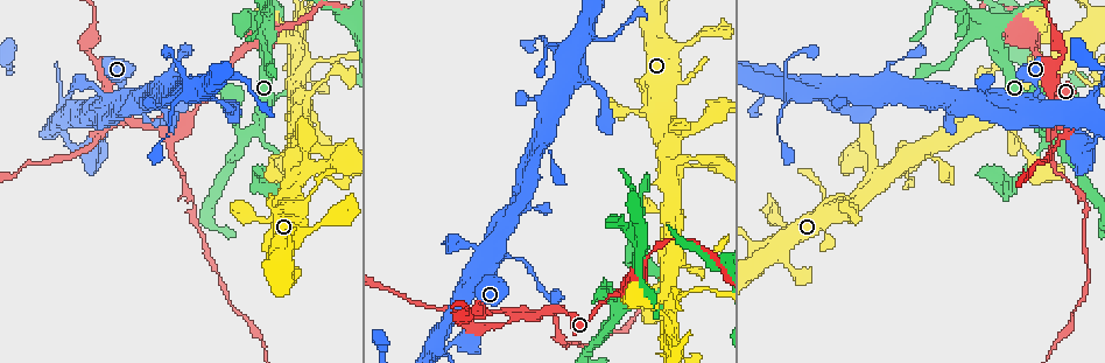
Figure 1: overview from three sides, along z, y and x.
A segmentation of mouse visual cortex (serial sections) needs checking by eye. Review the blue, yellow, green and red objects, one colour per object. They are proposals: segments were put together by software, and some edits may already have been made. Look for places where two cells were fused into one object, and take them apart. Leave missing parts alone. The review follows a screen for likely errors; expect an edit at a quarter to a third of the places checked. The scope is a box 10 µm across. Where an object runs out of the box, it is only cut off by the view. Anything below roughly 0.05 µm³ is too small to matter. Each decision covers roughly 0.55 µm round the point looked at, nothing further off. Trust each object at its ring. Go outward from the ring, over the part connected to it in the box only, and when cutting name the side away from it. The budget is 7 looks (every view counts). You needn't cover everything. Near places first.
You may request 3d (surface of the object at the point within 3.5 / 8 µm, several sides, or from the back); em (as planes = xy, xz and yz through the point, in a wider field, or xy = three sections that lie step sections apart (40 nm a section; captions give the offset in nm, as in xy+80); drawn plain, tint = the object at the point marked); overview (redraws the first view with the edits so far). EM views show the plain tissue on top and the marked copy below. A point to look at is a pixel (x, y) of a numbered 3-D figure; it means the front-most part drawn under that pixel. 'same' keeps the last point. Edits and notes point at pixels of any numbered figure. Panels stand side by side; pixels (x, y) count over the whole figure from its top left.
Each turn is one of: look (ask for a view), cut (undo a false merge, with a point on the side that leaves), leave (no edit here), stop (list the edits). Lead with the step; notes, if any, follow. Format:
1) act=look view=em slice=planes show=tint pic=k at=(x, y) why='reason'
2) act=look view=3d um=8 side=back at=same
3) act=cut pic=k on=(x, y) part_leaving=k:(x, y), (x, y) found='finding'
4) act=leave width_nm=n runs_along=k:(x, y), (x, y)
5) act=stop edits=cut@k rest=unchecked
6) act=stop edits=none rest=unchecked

act=look view=3d um=3.5 pic=1 at=(276, 29) why='sudden change in width'

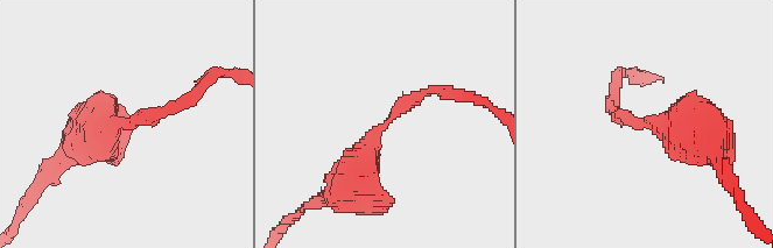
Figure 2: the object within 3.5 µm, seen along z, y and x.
act=look view=em slice=xy step=1 show=tint pic=2 at=(116, 124)

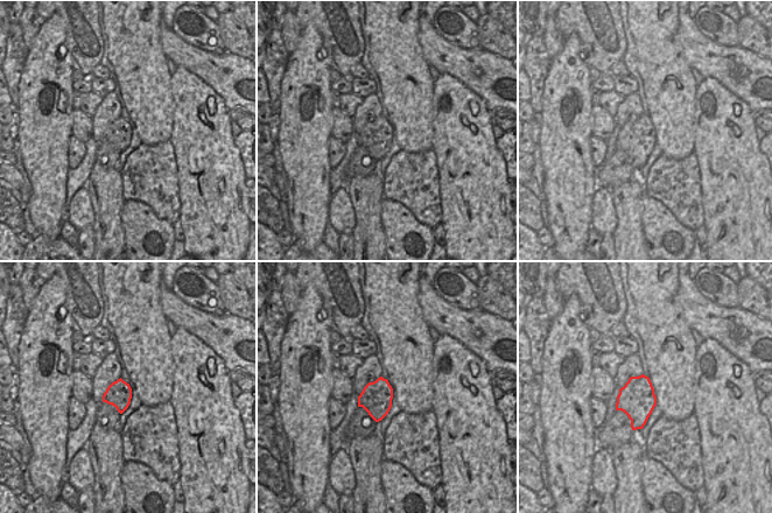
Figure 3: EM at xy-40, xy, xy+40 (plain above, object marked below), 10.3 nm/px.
act=leave arm_widths_nm=200,500 runs_along=2:(341, 188), (379, 128), (437, 89) found='one cell here'

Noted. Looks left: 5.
act=look view=3d um=8 pic=1 at=(656, 106) why='four arms meet'

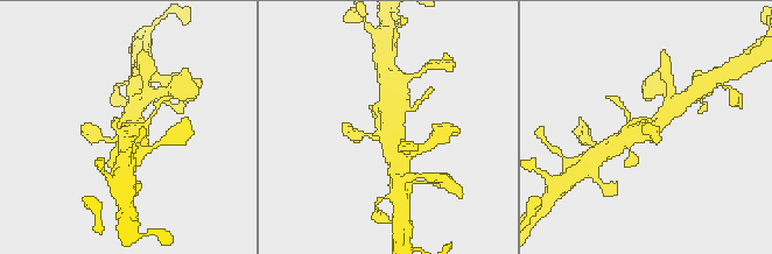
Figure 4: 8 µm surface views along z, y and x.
act=look view=em slice=xy step=2 show=tint at=same why='now the EM'

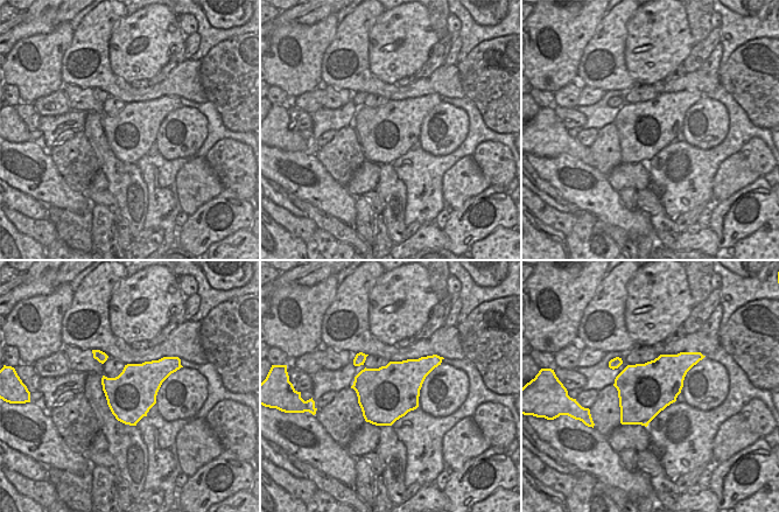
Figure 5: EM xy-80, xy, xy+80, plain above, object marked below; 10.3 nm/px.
act=leave runs_along=4:(619, 143), (674, 110) found='one cell here'

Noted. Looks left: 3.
act=look view=3d um=3.5 side=back pic=1 at=(547, 109) why='sharp bend'

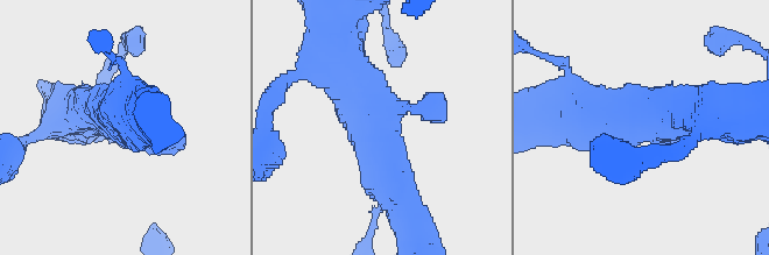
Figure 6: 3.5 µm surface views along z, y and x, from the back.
act=look view=em slice=xy step=2 show=tint pic=6 at=(640, 134)

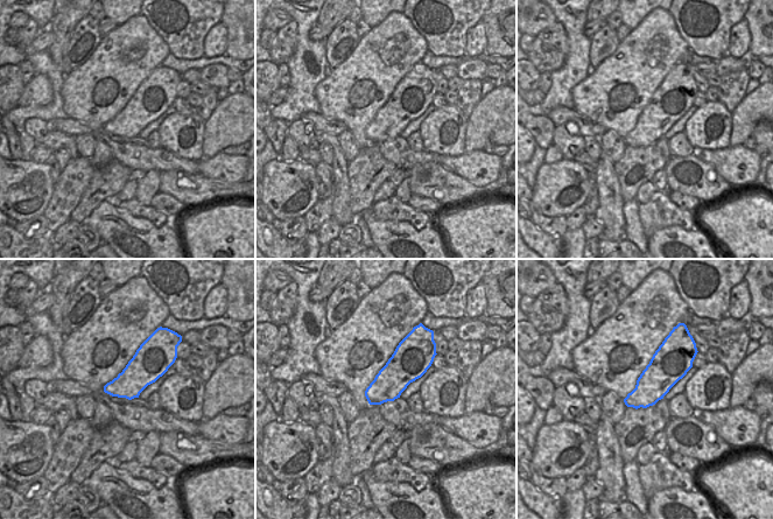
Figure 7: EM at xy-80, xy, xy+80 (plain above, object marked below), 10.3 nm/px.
act=look view=em slice=xy step=1 show=tint at=same

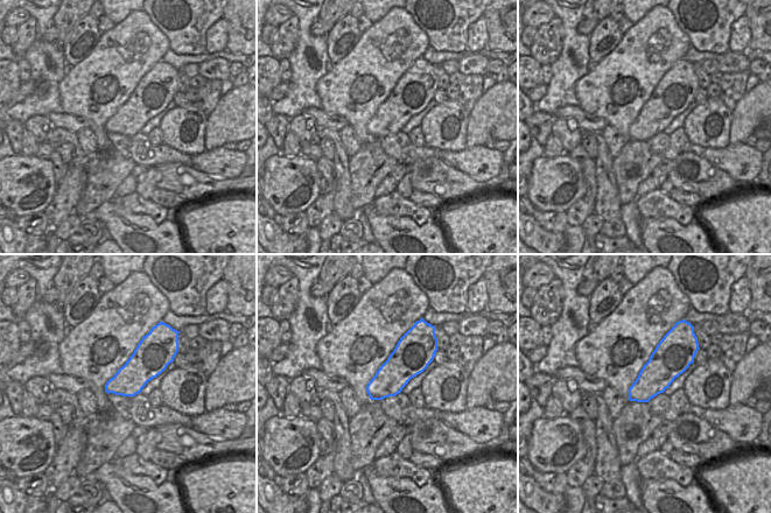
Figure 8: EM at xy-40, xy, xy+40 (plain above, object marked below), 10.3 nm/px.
act=leave found='all the same cell'

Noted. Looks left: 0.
act=stop edits=none rest=unchecked

